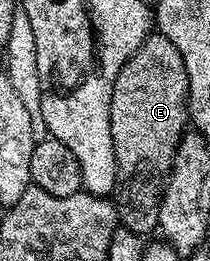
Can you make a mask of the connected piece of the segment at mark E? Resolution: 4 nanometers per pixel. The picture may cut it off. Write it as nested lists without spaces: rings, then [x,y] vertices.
[[[158,32],[148,34],[146,40],[120,65],[117,80],[113,84],[111,97],[111,131],[113,148],[117,160],[117,180],[113,201],[119,214],[120,223],[134,234],[147,236],[159,224],[159,200],[163,197],[163,188],[167,175],[171,173],[173,156],[177,152],[179,139],[189,126],[187,116],[187,89],[189,80],[185,76],[185,64],[181,61],[181,52],[166,36]]]

